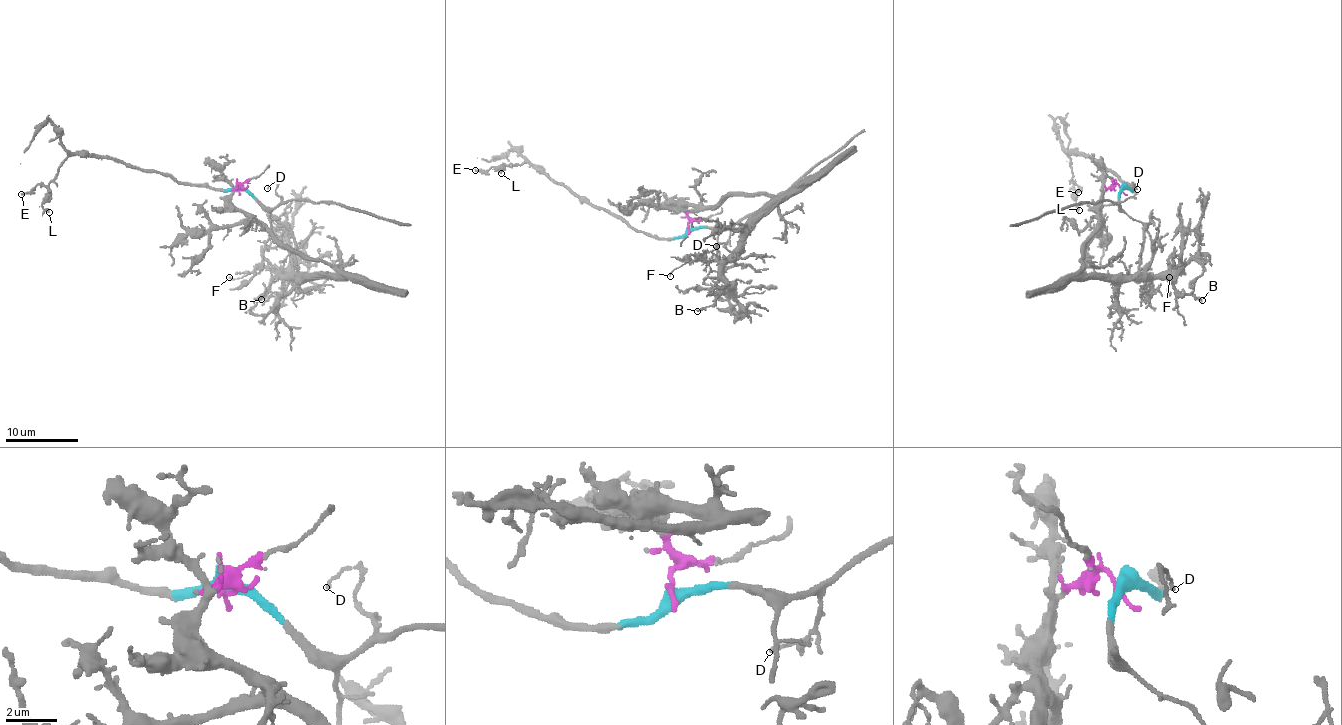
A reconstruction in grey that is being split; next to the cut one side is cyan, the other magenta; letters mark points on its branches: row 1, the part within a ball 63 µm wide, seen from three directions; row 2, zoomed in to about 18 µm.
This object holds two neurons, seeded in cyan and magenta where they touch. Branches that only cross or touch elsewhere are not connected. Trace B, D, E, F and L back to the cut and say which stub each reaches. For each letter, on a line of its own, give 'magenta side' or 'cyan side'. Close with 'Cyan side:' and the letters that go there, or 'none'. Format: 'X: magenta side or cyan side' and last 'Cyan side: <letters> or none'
B: magenta side
D: cyan side
E: cyan side
F: cyan side
L: cyan side
Cyan side: D, E, F, L

